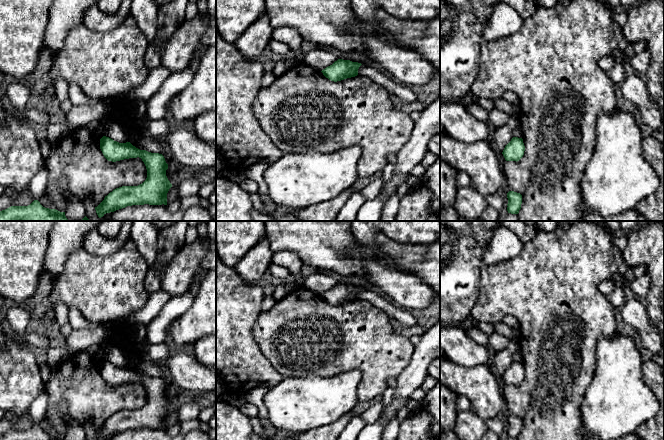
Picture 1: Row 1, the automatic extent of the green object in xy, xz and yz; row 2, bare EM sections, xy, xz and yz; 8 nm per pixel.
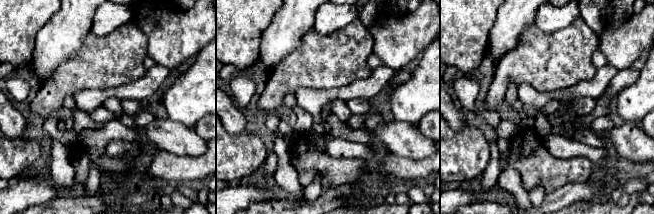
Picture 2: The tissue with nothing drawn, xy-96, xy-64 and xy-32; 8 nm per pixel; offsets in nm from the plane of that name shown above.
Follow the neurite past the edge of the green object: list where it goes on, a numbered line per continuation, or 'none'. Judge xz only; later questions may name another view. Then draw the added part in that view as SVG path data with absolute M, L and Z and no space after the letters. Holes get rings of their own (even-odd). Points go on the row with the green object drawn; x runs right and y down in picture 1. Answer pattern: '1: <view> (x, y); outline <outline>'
none

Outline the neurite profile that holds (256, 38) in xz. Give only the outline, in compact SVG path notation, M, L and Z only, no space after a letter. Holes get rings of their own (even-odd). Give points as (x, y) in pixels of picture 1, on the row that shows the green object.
M264 13L242 33L234 45L243 57L253 60L268 47L273 30L268 14Z

